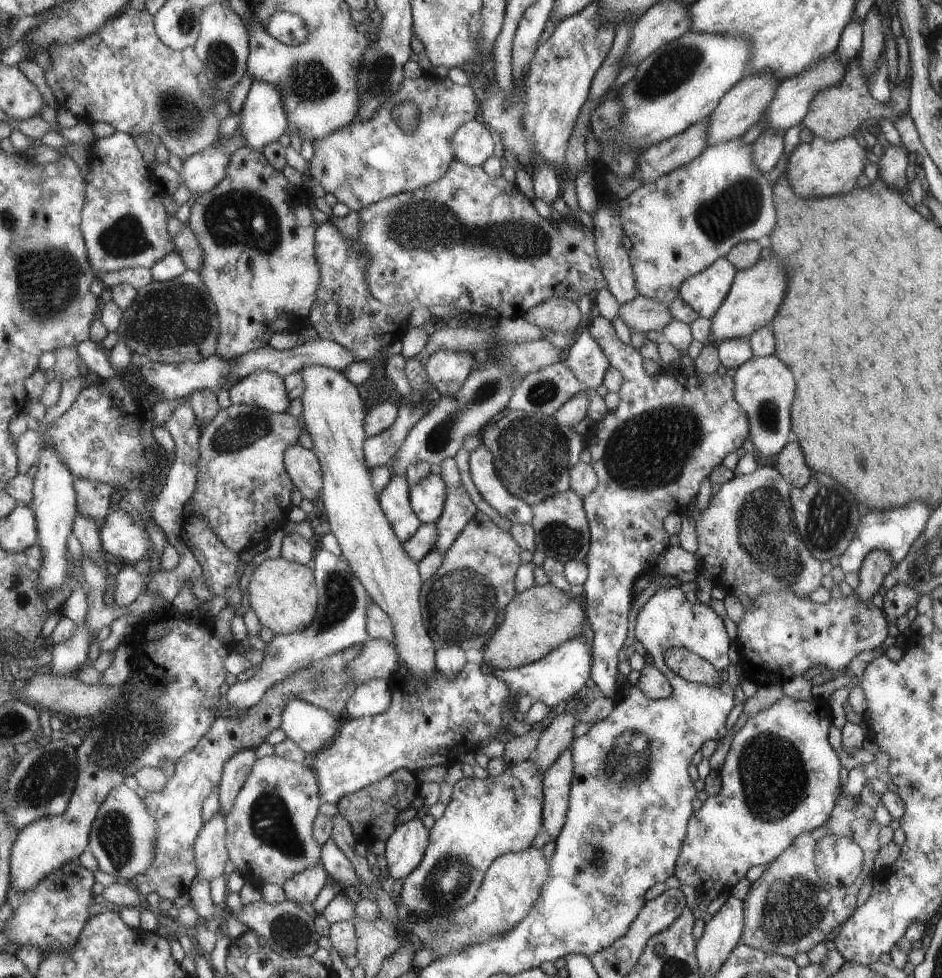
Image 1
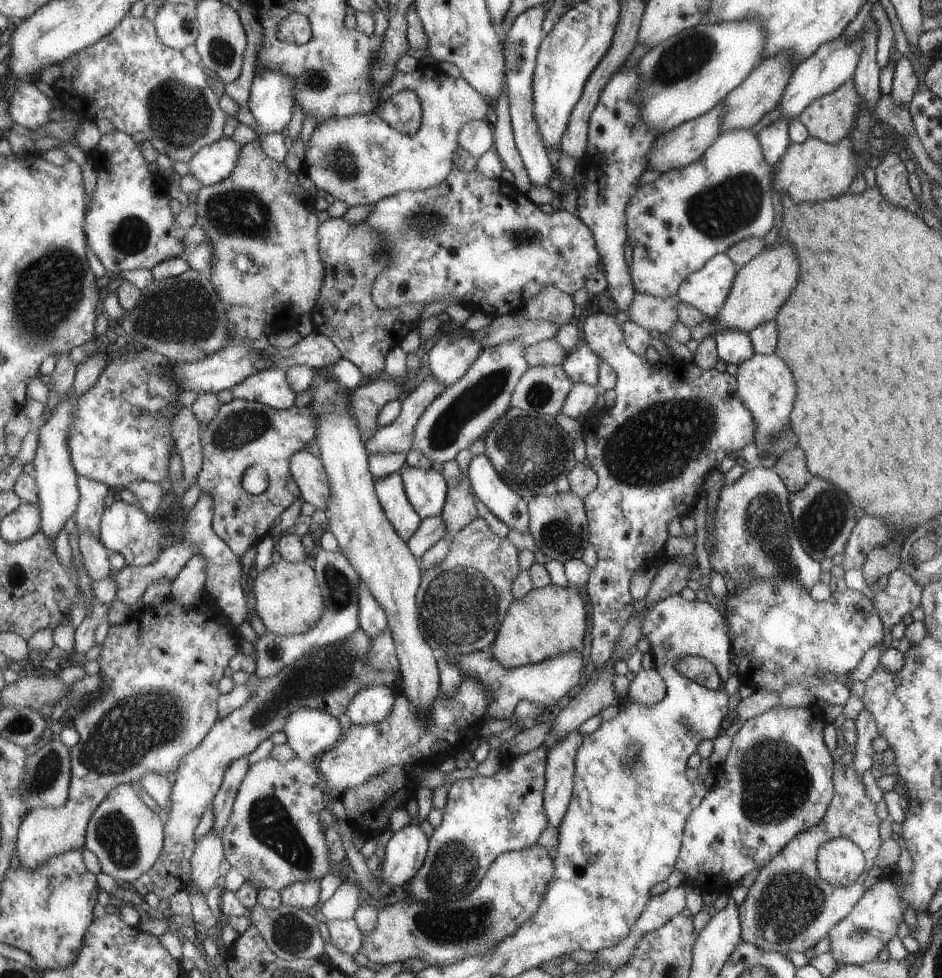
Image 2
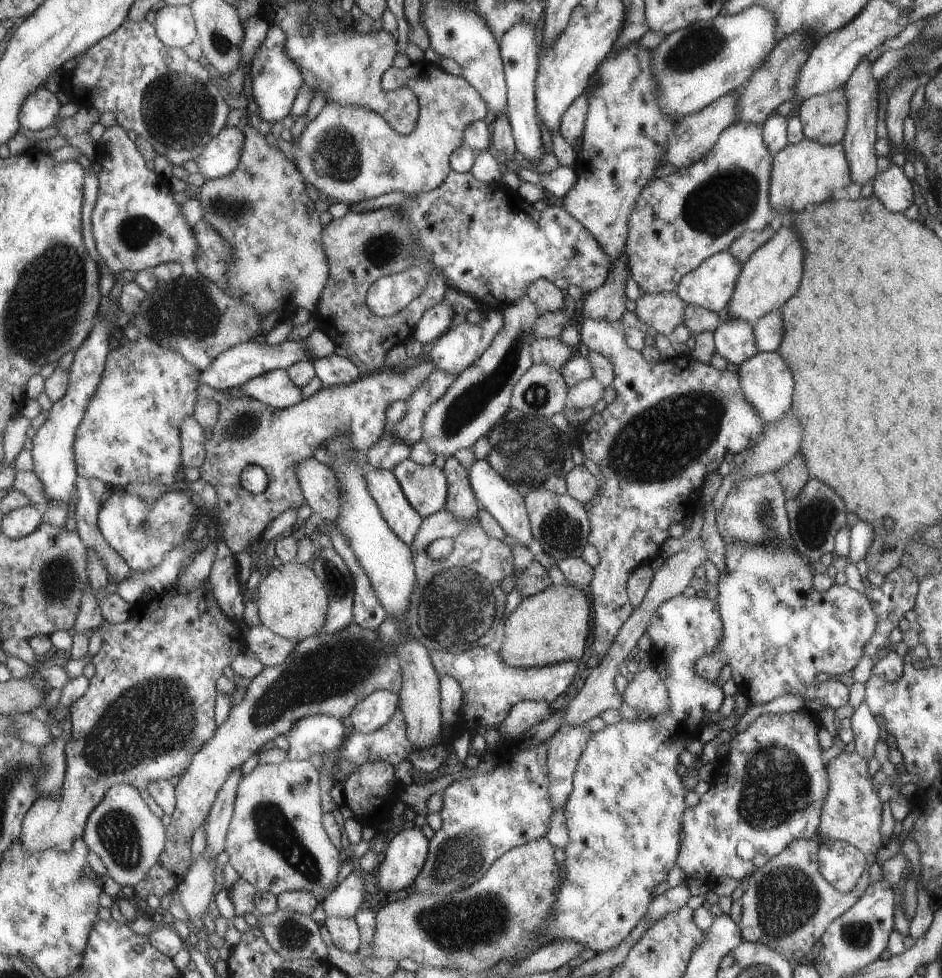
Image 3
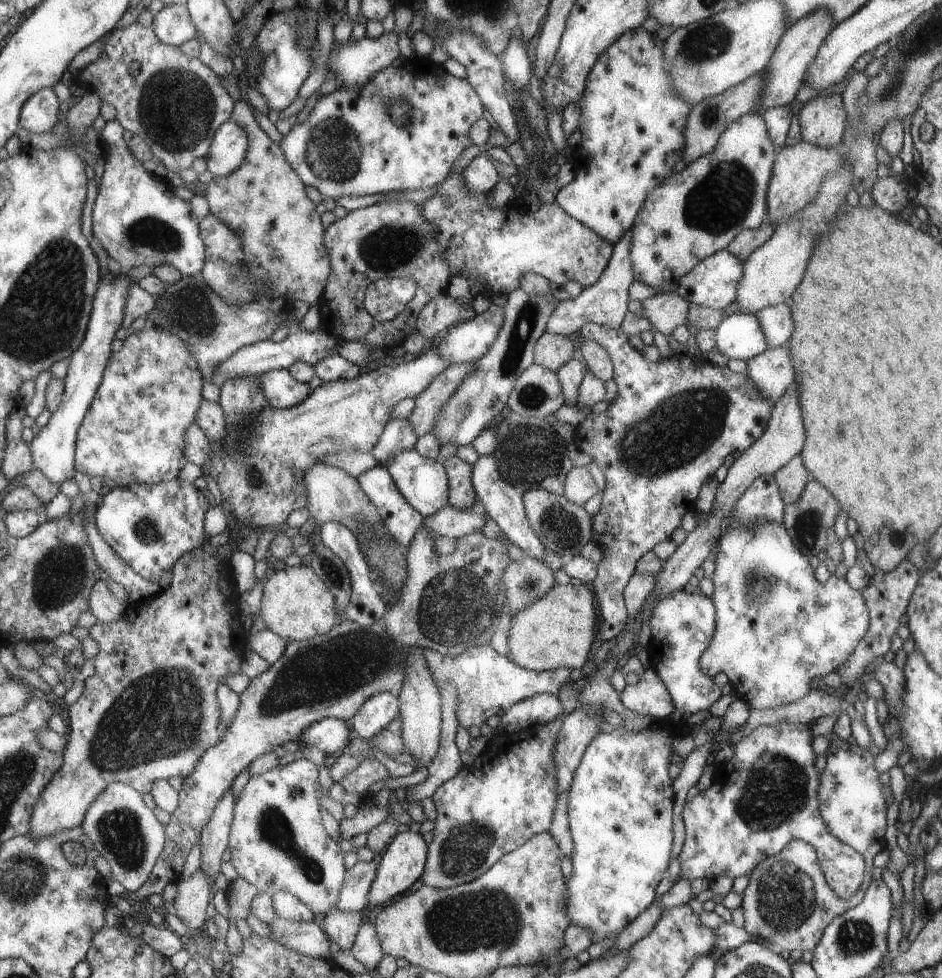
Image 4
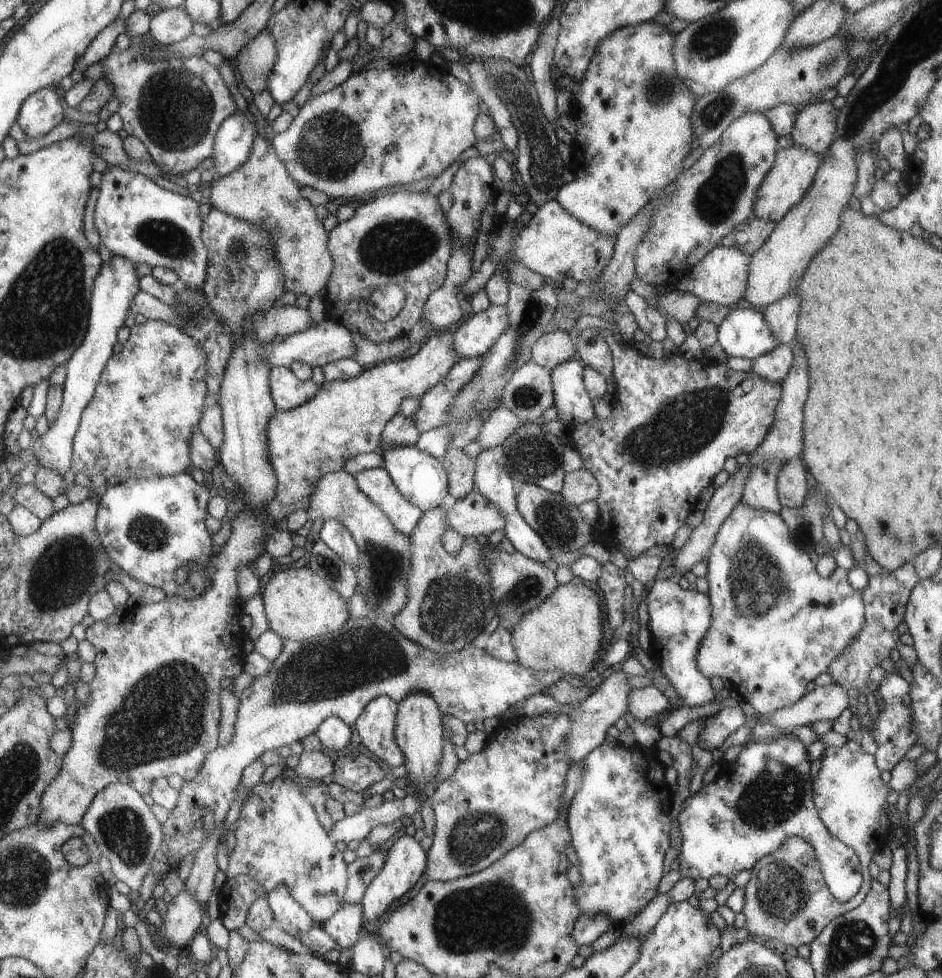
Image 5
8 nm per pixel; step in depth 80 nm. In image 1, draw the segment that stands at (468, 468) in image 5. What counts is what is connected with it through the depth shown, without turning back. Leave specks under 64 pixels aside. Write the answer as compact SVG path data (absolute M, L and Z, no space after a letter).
M456 458L445 459L442 464L441 475L448 484L448 499L438 520L439 540L436 547L447 554L448 548L457 540L464 528L471 522L477 512L472 497L465 488L464 480Z

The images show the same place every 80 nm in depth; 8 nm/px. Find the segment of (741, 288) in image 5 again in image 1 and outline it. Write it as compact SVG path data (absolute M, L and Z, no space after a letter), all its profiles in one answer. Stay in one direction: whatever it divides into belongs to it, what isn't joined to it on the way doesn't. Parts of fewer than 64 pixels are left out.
M720 257L703 271L685 279L681 283L680 297L699 317L709 319L716 314L725 295L731 290L736 271L736 267L725 257Z

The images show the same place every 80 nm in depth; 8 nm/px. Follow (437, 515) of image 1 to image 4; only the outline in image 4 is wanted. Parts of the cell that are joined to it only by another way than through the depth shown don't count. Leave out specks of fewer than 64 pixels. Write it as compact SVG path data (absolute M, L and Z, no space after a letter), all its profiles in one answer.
M413 449L395 456L386 468L392 473L393 479L396 481L405 499L413 508L421 512L424 518L434 516L445 506L449 505L448 473L443 463L423 458L417 450Z

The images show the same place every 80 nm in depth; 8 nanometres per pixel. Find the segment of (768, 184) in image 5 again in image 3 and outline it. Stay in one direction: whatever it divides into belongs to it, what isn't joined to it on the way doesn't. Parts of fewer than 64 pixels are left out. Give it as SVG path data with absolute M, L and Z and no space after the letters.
M806 137L797 144L787 144L772 158L771 188L769 201L772 211L783 214L785 210L803 210L805 204L819 204L830 198L834 190L845 189L851 183L851 174L844 146L819 144Z

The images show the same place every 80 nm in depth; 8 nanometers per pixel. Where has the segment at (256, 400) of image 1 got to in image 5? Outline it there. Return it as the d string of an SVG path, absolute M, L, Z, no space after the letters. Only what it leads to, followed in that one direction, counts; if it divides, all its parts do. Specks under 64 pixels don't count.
M273 367L270 374L272 397L279 411L288 411L310 401L320 386L313 380L299 380L290 367Z

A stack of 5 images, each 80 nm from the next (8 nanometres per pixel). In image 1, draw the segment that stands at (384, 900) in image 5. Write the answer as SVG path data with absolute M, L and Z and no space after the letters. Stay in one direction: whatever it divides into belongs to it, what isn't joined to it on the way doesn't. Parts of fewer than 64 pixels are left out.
M411 819L396 827L385 842L387 873L391 878L406 879L425 858L430 845L430 830L420 820Z

